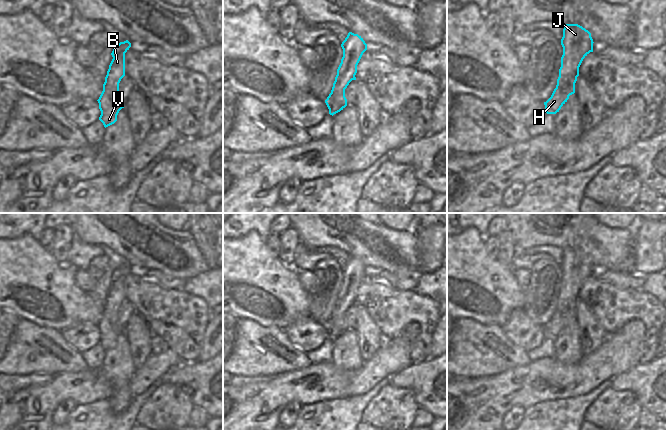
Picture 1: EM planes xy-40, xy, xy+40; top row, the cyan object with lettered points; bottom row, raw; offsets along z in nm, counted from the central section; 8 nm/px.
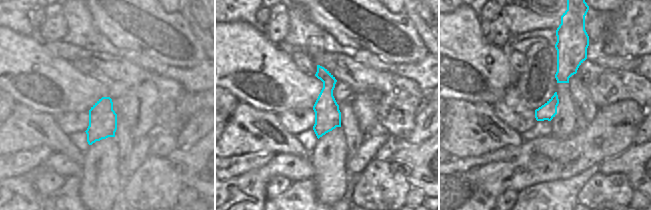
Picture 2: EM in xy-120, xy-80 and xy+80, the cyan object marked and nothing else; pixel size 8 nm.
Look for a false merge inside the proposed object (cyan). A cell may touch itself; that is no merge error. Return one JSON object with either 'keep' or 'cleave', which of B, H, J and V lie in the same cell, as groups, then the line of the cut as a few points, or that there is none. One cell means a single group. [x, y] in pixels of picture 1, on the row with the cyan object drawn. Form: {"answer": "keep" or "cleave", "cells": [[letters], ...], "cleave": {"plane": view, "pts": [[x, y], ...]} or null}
{"answer": "cleave", "cells": [["B", "J", "V"], ["H"]], "cleave": {"plane": "xy", "pts": [[332, 89], [336, 93], [344, 92]]}}

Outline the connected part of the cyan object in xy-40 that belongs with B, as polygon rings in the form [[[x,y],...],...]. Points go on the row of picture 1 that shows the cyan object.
[[[128,40],[113,46],[113,59],[105,77],[103,91],[97,100],[101,111],[99,120],[105,128],[117,121],[119,111],[124,108],[123,103],[119,101],[119,83],[125,76],[125,53],[130,47]]]

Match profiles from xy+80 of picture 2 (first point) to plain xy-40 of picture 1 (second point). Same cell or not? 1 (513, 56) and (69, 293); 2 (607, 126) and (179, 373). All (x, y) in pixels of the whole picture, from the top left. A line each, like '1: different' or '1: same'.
1: different
2: different

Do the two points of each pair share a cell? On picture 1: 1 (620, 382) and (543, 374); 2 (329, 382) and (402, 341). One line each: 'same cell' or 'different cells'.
1: different cells
2: same cell

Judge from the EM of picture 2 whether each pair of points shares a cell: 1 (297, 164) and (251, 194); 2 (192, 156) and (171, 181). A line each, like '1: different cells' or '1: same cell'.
1: same cell
2: different cells

